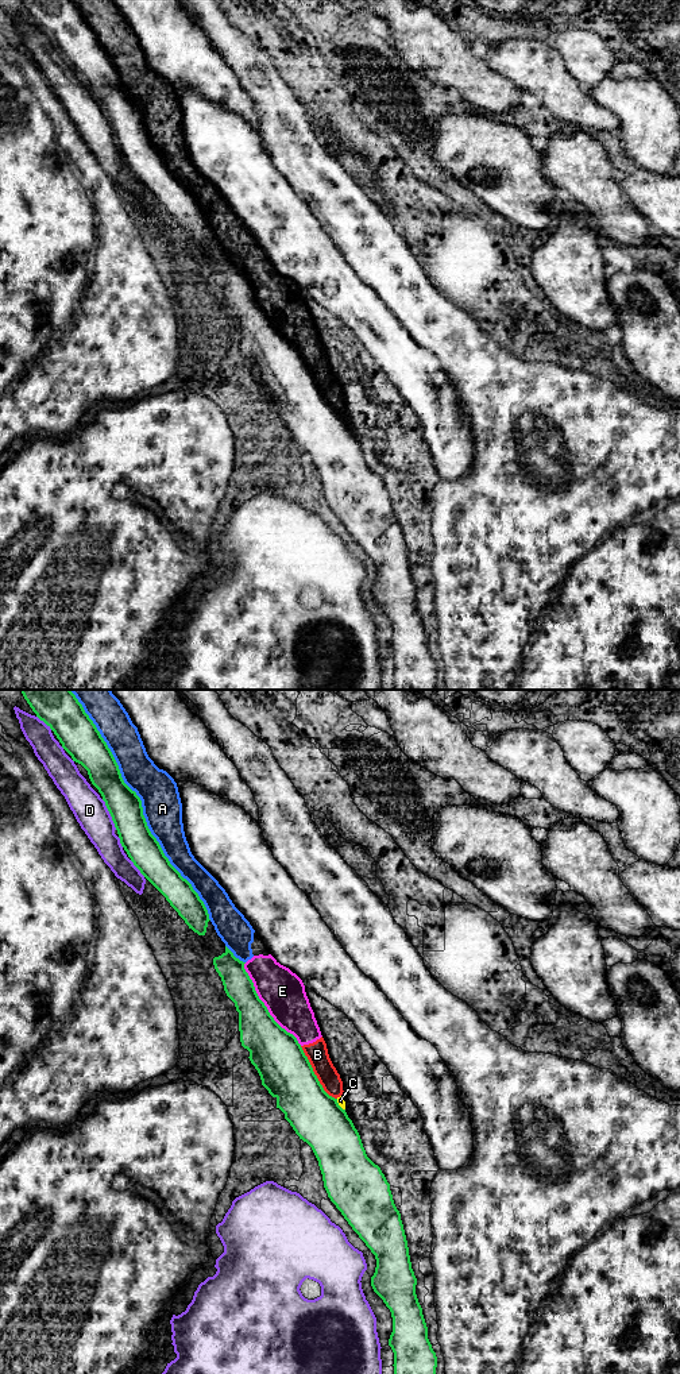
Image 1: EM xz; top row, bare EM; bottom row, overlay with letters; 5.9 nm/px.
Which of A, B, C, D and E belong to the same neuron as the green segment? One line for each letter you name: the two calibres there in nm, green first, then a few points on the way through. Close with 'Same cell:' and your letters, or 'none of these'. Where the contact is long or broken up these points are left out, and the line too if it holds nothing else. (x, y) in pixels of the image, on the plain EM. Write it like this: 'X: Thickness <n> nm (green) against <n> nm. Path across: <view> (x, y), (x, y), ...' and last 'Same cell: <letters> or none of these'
Same cell: none of these

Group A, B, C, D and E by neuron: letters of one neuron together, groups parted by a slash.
A B C E / D

